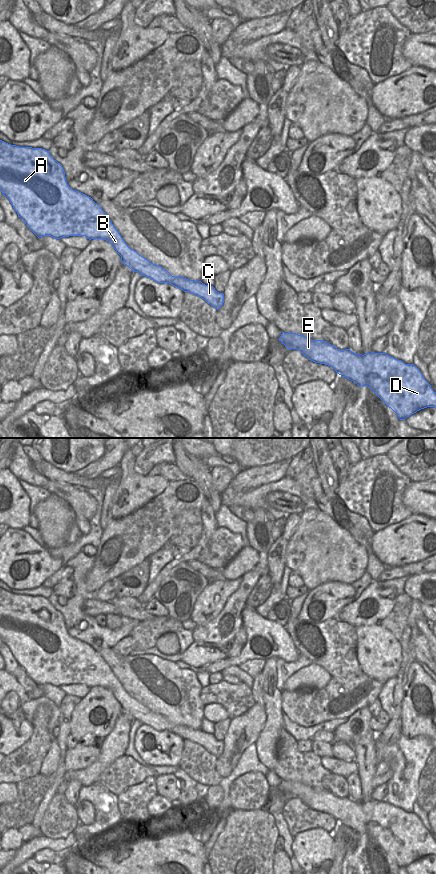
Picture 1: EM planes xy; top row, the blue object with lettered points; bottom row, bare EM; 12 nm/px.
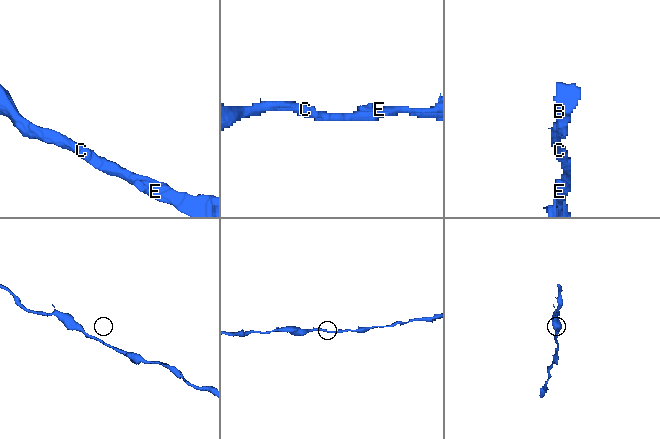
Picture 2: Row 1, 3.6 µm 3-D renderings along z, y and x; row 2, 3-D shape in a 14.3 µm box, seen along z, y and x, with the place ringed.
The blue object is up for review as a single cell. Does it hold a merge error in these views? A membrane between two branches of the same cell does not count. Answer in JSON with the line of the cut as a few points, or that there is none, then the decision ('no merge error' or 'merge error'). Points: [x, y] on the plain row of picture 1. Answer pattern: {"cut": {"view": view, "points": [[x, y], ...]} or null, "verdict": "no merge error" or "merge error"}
{"cut": null, "verdict": "no merge error"}

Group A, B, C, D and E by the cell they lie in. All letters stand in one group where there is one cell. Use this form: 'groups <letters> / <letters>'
groups A B C D E

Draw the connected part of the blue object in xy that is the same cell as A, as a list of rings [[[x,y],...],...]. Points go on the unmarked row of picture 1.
[[[0,588],[0,639],[9,647],[18,665],[38,686],[85,684],[89,688],[106,688],[121,704],[122,711],[133,720],[197,743],[217,758],[222,755],[224,742],[217,740],[213,734],[172,724],[161,714],[151,711],[129,696],[102,656],[91,645],[69,635],[62,613],[53,607],[49,599],[42,596],[19,595]]]

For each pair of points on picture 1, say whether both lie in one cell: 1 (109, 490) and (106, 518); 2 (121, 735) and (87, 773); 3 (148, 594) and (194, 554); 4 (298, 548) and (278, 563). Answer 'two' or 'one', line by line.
1: one
2: one
3: one
4: two

